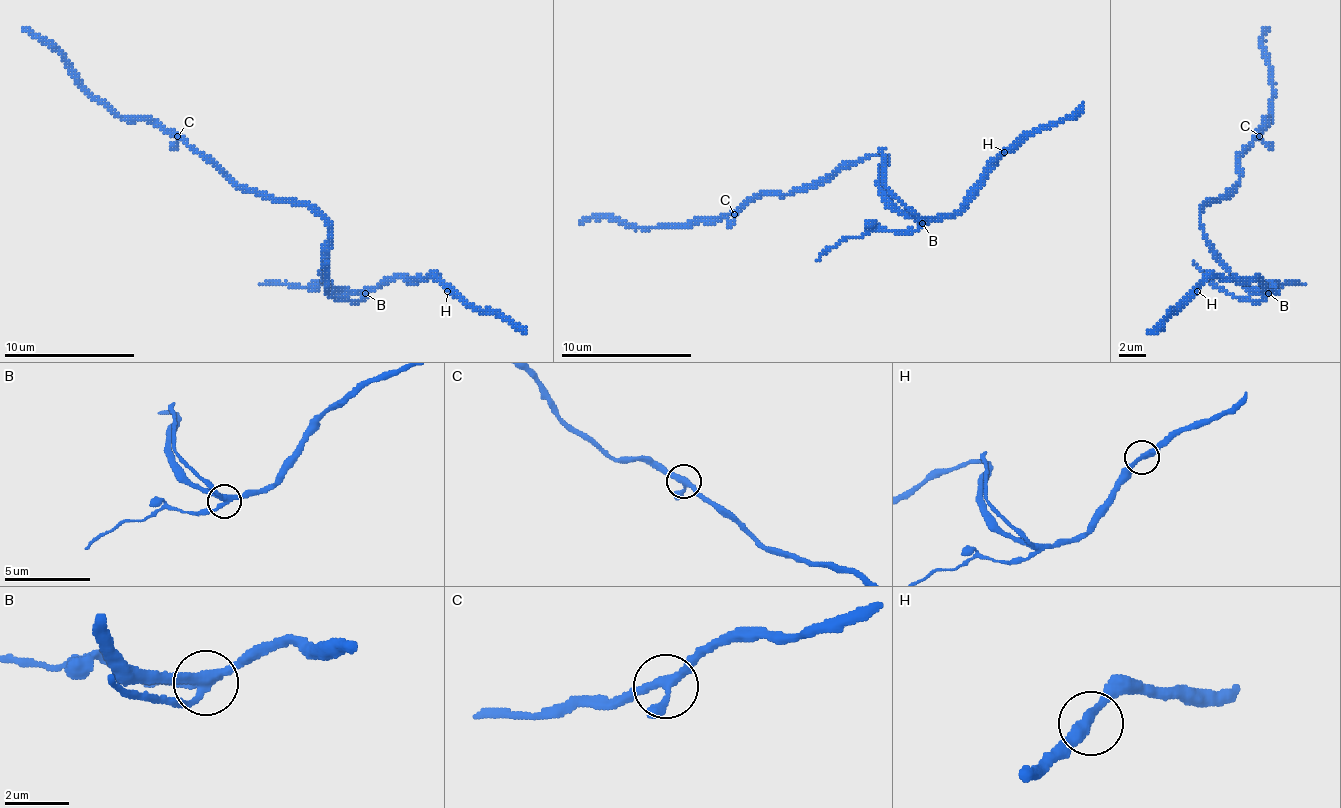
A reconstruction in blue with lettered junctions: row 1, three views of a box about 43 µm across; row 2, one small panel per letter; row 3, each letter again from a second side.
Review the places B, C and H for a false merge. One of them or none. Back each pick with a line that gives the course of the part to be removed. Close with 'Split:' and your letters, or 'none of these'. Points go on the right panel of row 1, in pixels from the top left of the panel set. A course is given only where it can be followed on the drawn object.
B: foreign part runs (1269, 294), (1276, 294), (1276, 284), (1282, 287), (1305, 284)
Split: B

